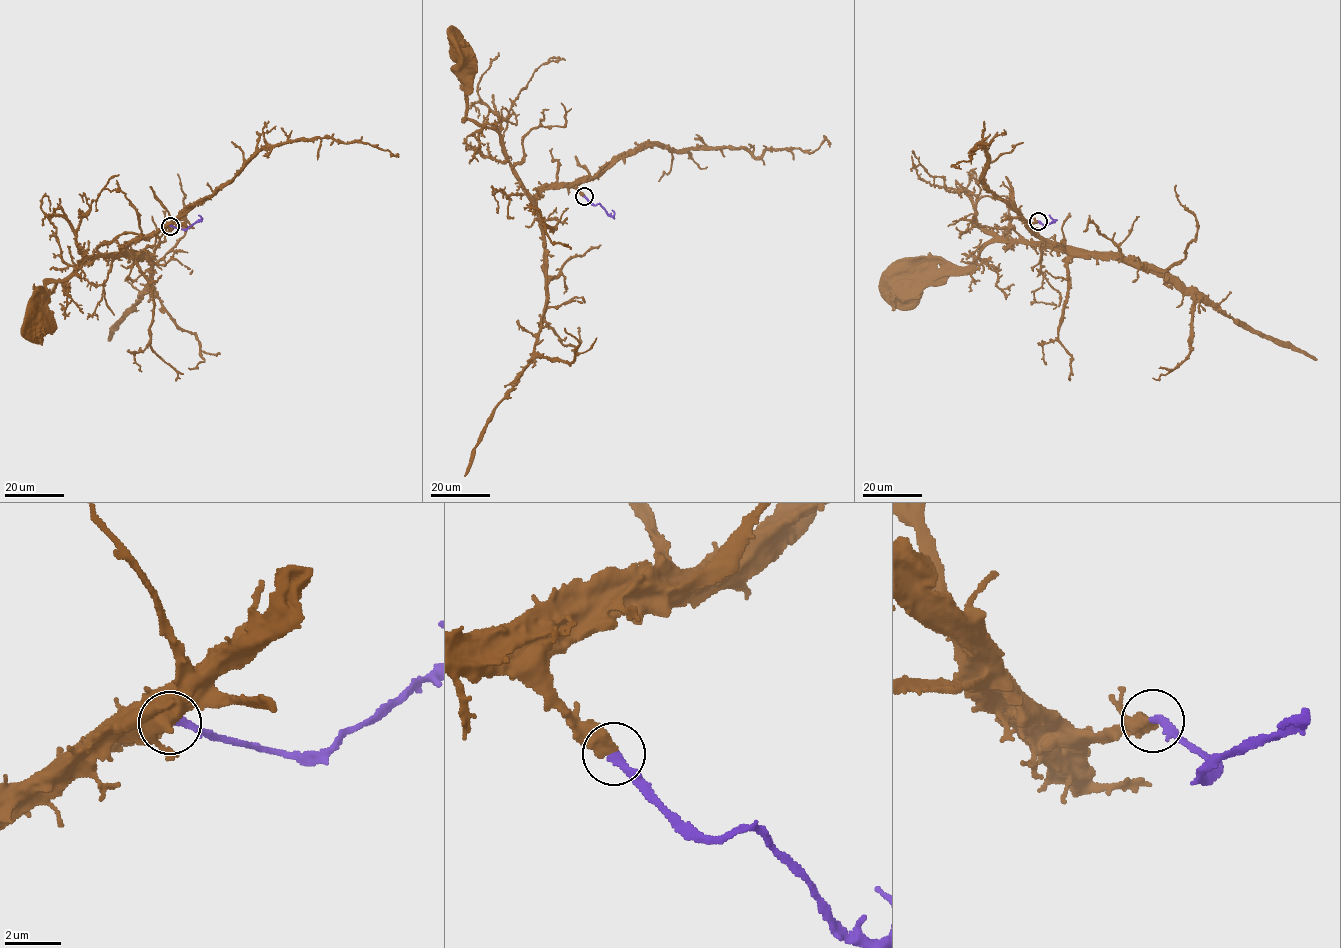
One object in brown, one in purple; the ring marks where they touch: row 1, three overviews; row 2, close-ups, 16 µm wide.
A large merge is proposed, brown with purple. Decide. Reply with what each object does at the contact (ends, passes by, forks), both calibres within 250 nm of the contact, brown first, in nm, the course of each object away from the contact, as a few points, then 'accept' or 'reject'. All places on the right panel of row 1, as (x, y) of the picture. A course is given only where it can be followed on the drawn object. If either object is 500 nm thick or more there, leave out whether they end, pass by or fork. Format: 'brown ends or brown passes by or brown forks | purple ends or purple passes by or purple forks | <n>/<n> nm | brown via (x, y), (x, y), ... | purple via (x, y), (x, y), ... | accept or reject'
500/320 nm | brown via (1038, 221), (1031, 231), (1042, 243), (986, 243), (964, 267), (946, 267), (902, 288) | purple via (1038, 221), (1043, 227), (1051, 223), (1054, 220), (1049, 215) | accept

